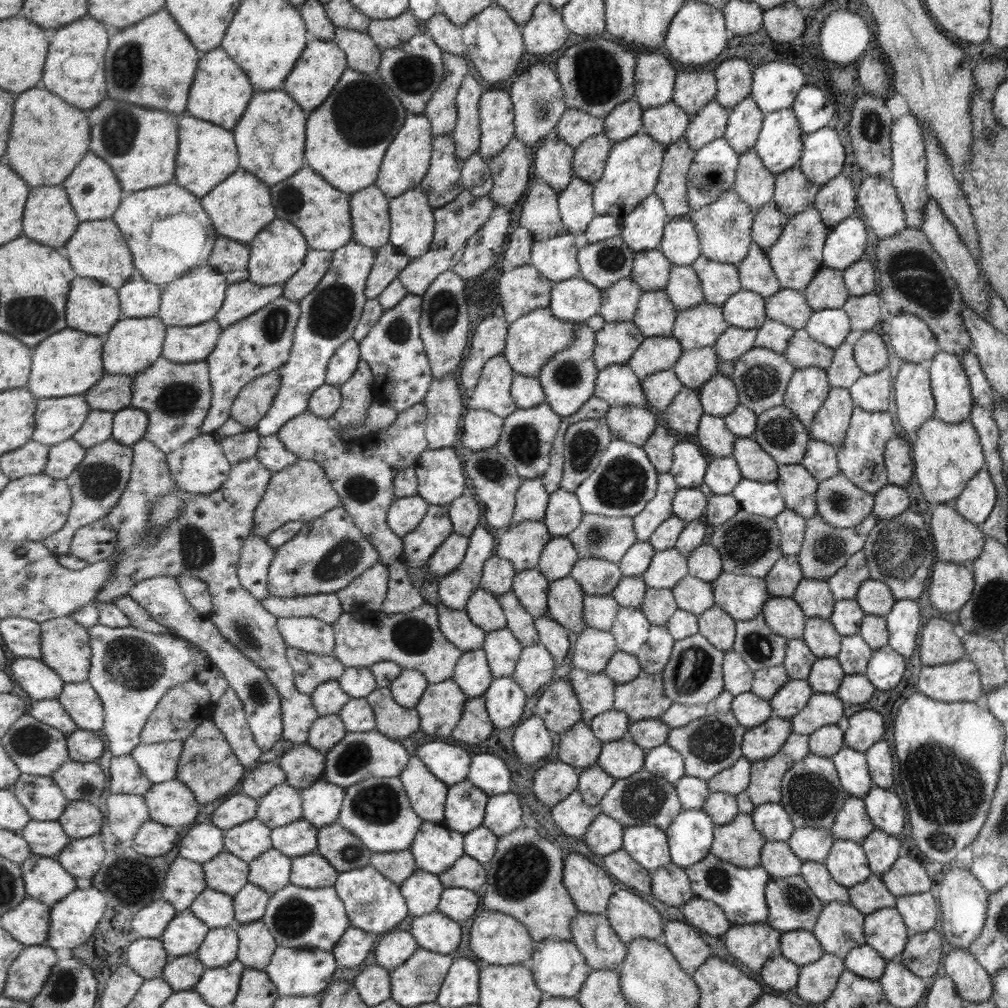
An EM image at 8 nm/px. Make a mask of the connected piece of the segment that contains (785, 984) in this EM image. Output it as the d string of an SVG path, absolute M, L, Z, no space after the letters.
M780 954L767 958L759 970L763 983L779 992L795 988L799 967L787 961Z

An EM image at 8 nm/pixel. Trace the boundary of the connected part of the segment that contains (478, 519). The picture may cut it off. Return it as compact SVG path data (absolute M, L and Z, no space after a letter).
M469 494L458 497L449 506L454 533L470 537L484 523L483 505Z

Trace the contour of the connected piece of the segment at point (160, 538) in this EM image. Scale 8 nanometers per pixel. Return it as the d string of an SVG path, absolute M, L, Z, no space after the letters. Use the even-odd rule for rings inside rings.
M143 438L134 446L134 462L132 475L126 492L119 500L118 506L111 510L107 516L107 522L118 534L117 548L113 557L109 558L113 564L113 573L107 581L105 588L98 594L95 603L113 603L116 598L126 597L130 590L142 580L158 576L183 576L194 575L210 585L210 593L214 597L214 609L207 615L208 618L221 630L221 635L226 636L231 644L234 644L246 654L257 666L261 666L263 672L270 681L278 687L282 695L282 719L284 733L282 738L293 743L307 741L310 737L311 727L318 720L320 714L314 707L314 699L310 694L303 694L295 684L295 671L287 656L288 644L278 628L278 616L271 614L262 601L242 585L238 575L238 565L242 554L243 542L251 535L254 529L255 512L261 504L261 498L265 496L267 487L270 486L274 472L269 470L256 456L242 460L232 466L226 485L215 493L193 494L183 491L179 483L175 481L171 472L167 455L150 439ZM163 496L177 496L183 506L183 514L175 517L167 526L161 529L151 527L151 514L154 513L155 504Z

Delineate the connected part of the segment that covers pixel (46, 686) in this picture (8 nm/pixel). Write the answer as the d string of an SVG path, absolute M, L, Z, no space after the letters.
M21 657L11 665L15 681L32 700L57 699L66 682L42 659Z

